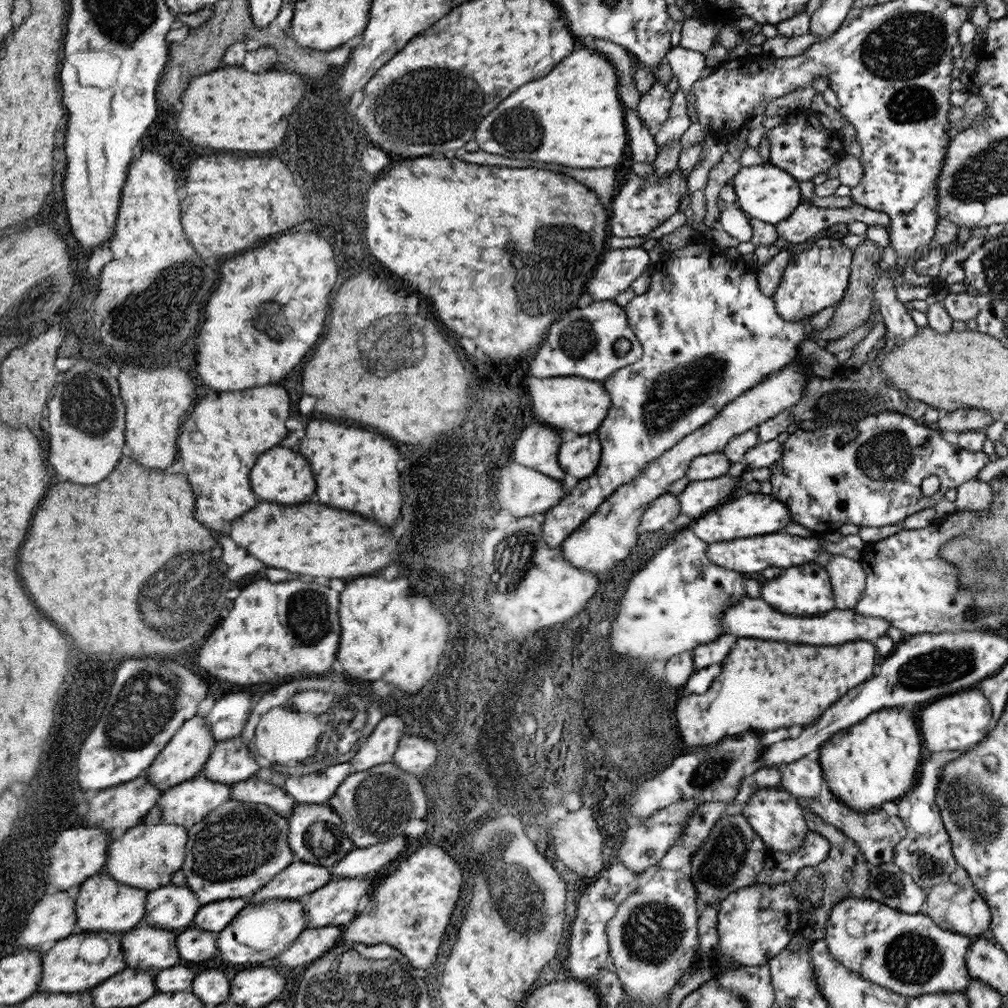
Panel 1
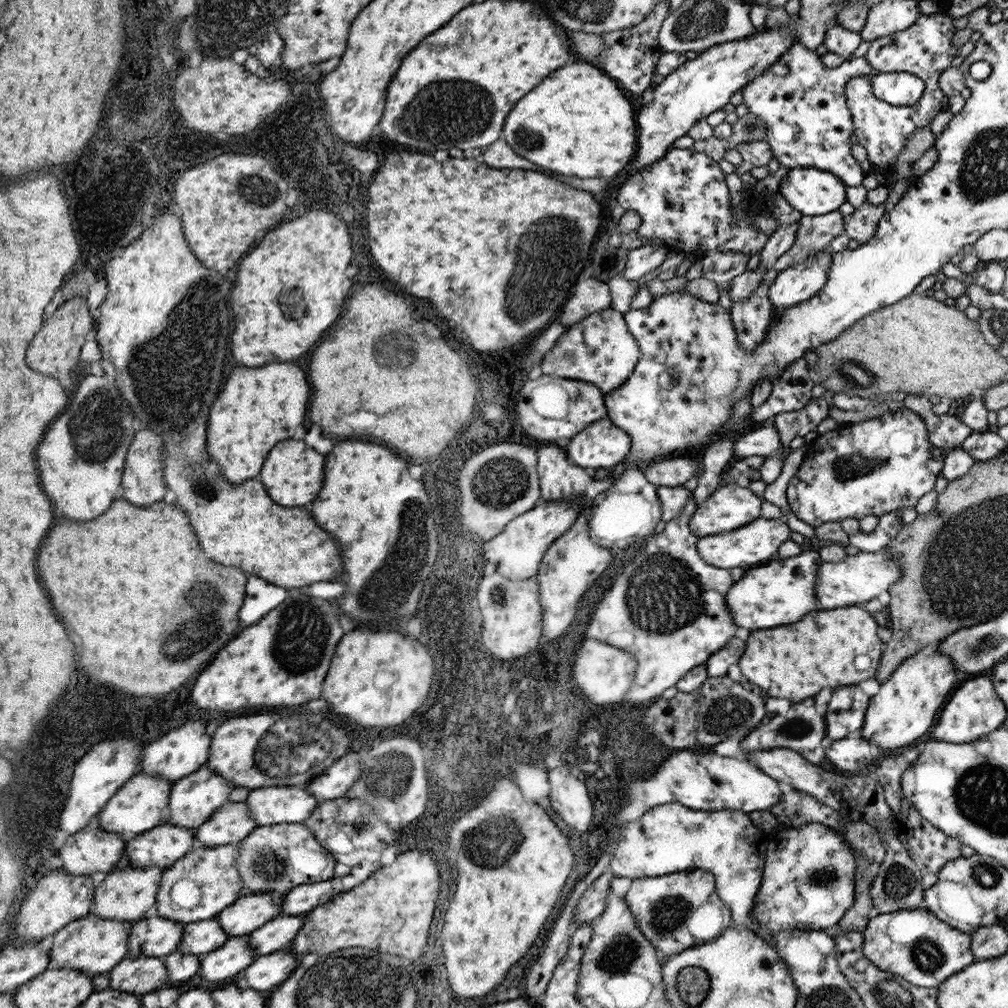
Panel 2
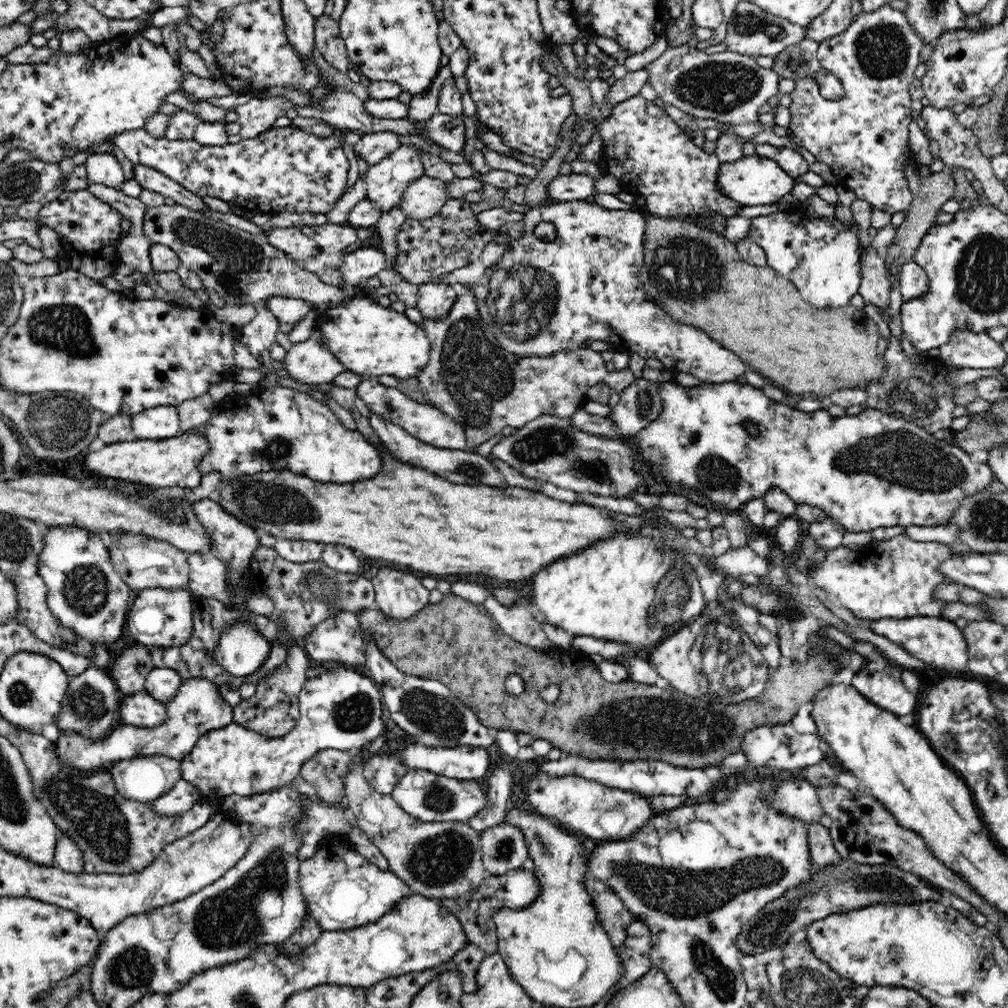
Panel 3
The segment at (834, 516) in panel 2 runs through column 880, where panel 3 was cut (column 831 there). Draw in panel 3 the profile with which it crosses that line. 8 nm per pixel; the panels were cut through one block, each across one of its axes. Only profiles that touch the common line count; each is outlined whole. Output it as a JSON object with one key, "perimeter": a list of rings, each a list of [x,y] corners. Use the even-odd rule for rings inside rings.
{"perimeter":[[[660,382],[658,392],[662,396],[662,412],[660,412],[660,416],[656,420],[652,420],[648,424],[648,428],[638,432],[636,438],[634,438],[634,444],[636,444],[638,452],[640,452],[640,456],[644,458],[646,466],[652,470],[652,474],[656,478],[662,478],[666,482],[674,482],[674,484],[682,484],[686,488],[692,488],[692,490],[708,496],[714,504],[720,504],[722,508],[728,508],[728,510],[738,510],[748,500],[764,498],[764,496],[768,496],[772,492],[772,488],[778,488],[794,504],[808,504],[810,508],[818,508],[818,510],[826,512],[828,516],[836,518],[840,522],[840,526],[844,526],[848,532],[870,532],[870,530],[876,530],[876,528],[892,528],[892,526],[904,526],[904,528],[926,526],[928,528],[928,526],[942,526],[942,524],[946,524],[948,518],[954,514],[954,510],[970,494],[980,494],[980,492],[988,490],[988,486],[996,478],[988,464],[972,462],[972,458],[964,450],[960,450],[956,444],[944,442],[944,440],[936,440],[932,434],[928,434],[924,428],[920,428],[912,420],[896,418],[896,416],[890,416],[890,414],[882,412],[882,410],[868,408],[868,410],[864,410],[858,416],[842,416],[842,418],[834,418],[828,410],[816,410],[816,412],[808,412],[806,414],[806,412],[798,412],[796,408],[788,408],[782,402],[772,402],[770,398],[764,396],[764,390],[754,388],[752,384],[738,384],[738,382],[726,382],[726,384],[702,382],[700,386],[694,386],[694,388],[678,386],[676,382]],[[744,422],[754,422],[756,426],[760,426],[760,434],[756,438],[752,438],[746,432]]]}

